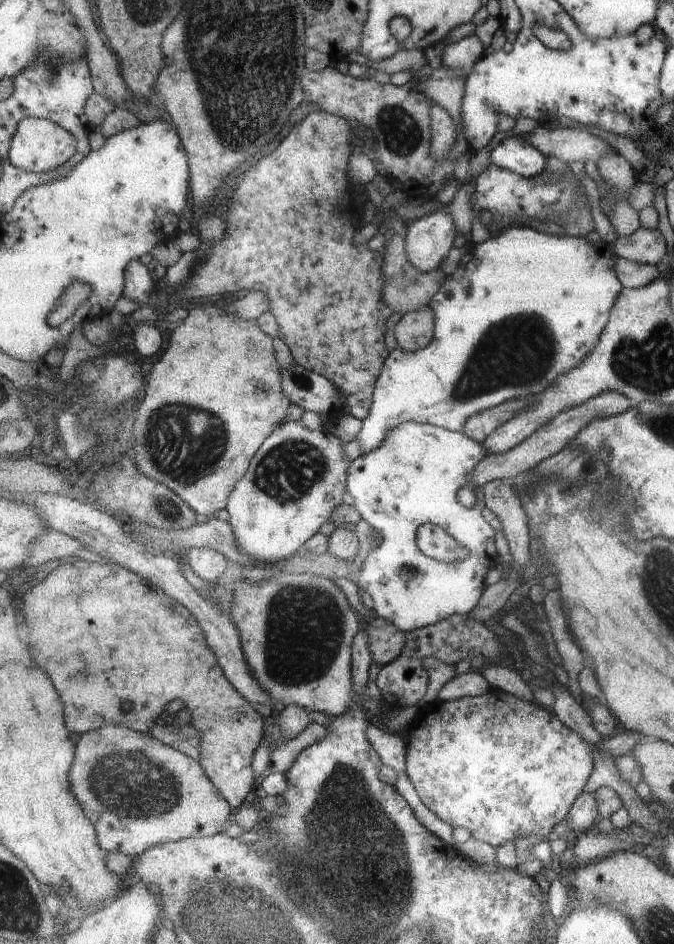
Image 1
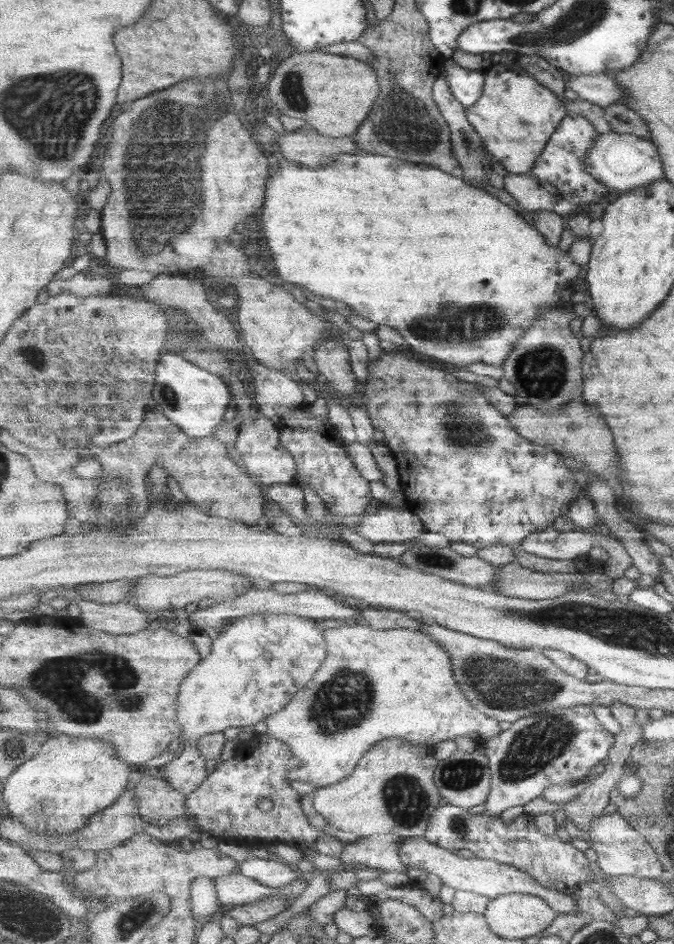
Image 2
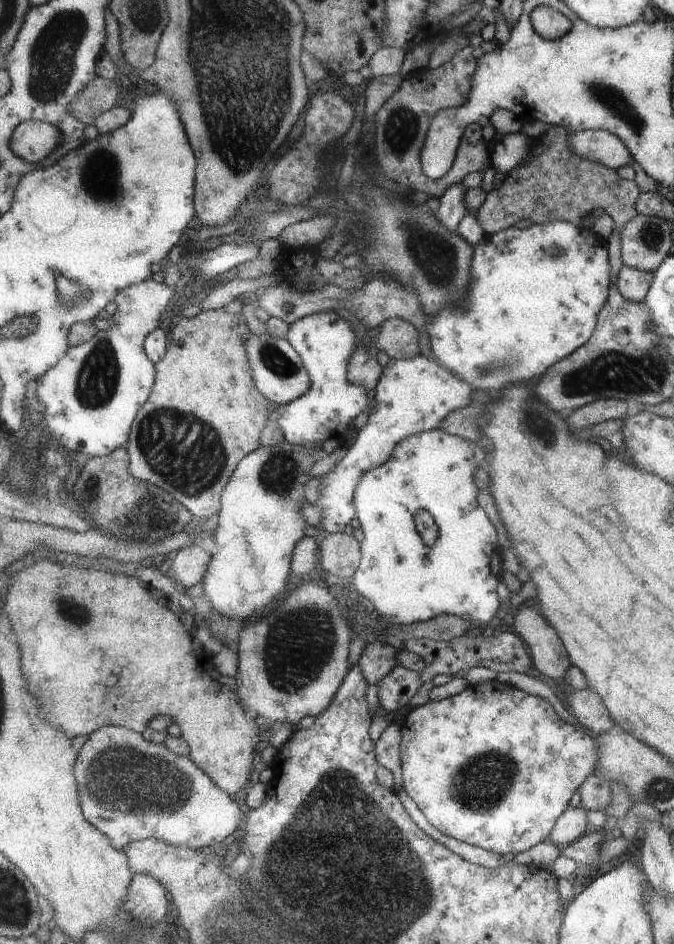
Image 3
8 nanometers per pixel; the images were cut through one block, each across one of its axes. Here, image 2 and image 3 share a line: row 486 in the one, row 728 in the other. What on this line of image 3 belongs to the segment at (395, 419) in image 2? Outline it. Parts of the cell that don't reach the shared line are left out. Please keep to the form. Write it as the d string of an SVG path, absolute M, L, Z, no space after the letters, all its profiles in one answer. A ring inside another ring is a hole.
M497 680L486 681L478 685L470 685L465 692L443 701L429 701L426 705L413 708L404 718L401 742L401 766L403 784L407 795L419 806L429 823L442 834L467 842L489 852L499 855L523 853L541 842L550 839L557 820L570 809L569 802L575 796L583 782L594 775L599 764L599 748L595 737L588 731L581 730L578 724L566 722L545 698L527 694L519 688L501 683Z

